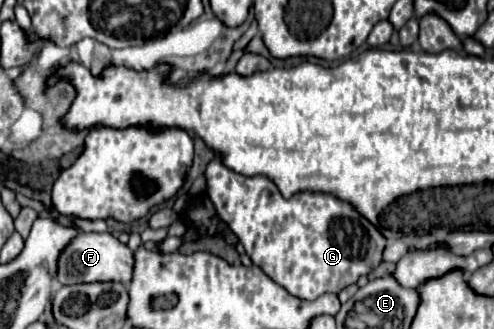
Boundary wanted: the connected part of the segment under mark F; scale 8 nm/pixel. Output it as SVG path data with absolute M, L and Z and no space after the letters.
M80 231L60 253L56 277L62 285L76 283L94 283L94 281L120 281L128 283L132 279L132 251L128 245L122 245L110 233L86 233Z

